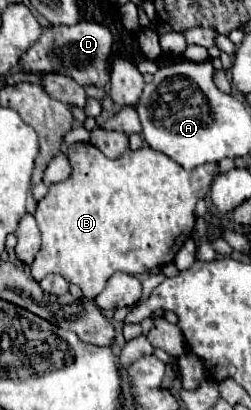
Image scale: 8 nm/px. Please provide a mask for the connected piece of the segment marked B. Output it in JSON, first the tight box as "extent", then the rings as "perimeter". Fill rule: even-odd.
{"extent":[31,142,217,300],"perimeter":[[[75,142],[67,150],[67,160],[71,164],[69,178],[51,184],[35,212],[43,242],[31,264],[31,276],[41,280],[53,272],[61,274],[67,282],[77,284],[89,300],[115,272],[143,274],[173,262],[183,242],[191,238],[195,202],[207,194],[217,170],[217,164],[185,170],[147,144],[111,160],[93,144]],[[153,200],[155,220],[151,222]]]}

